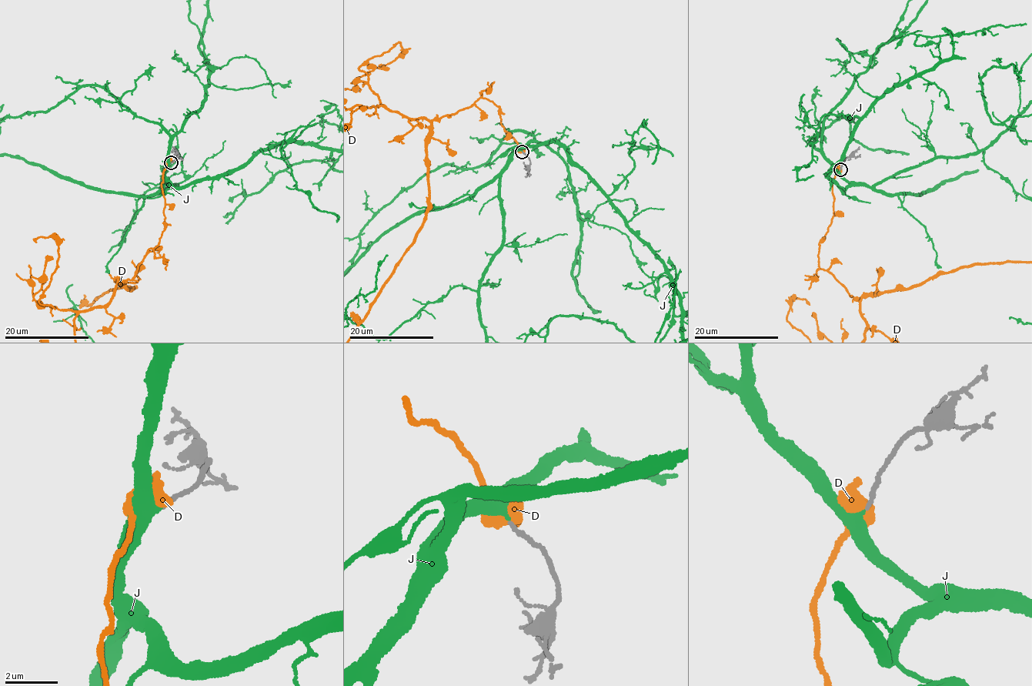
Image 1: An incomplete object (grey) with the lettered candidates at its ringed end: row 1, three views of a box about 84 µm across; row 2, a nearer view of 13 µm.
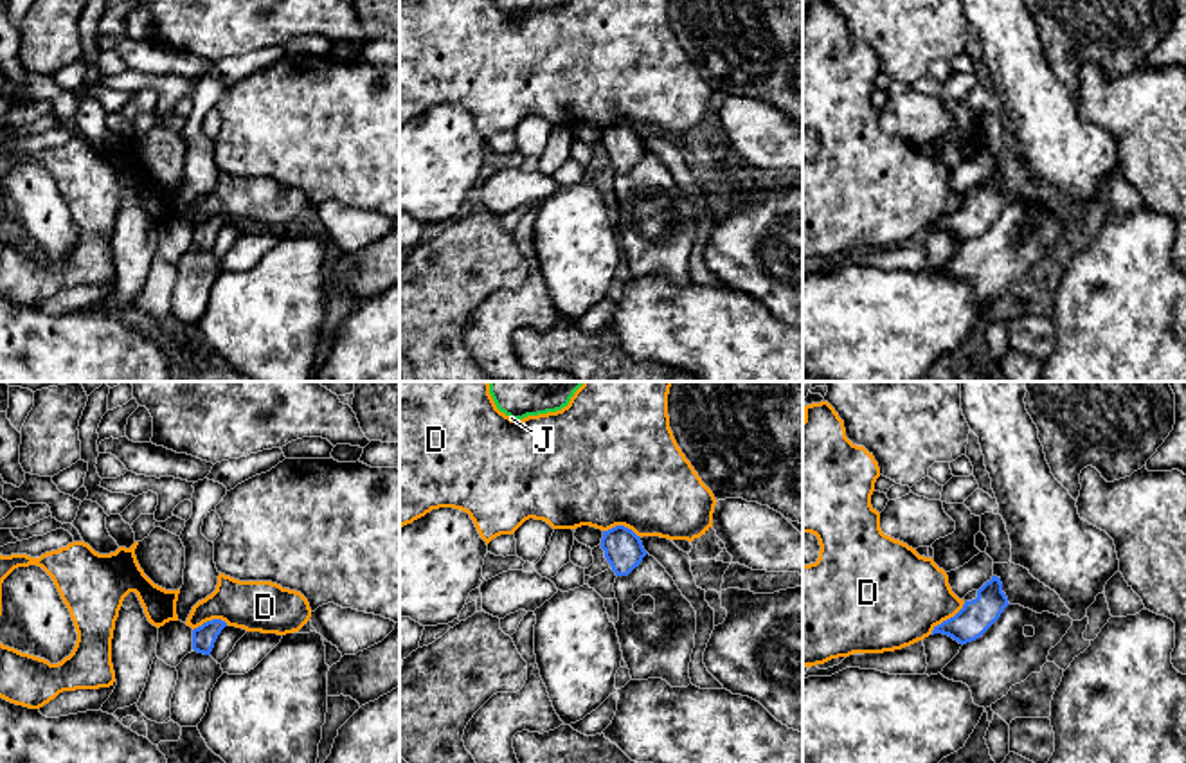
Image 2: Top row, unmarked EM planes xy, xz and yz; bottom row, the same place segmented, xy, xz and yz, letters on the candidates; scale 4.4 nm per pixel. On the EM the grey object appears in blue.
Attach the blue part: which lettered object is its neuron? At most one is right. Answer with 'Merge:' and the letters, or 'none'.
Merge: J

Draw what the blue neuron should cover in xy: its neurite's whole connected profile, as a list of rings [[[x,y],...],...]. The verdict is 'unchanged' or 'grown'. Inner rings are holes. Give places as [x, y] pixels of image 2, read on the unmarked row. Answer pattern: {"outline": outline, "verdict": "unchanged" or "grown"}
{"outline": [[[212,216],[193,227],[193,247],[211,252],[214,239],[221,227],[227,223],[221,216]]], "verdict": "unchanged"}

